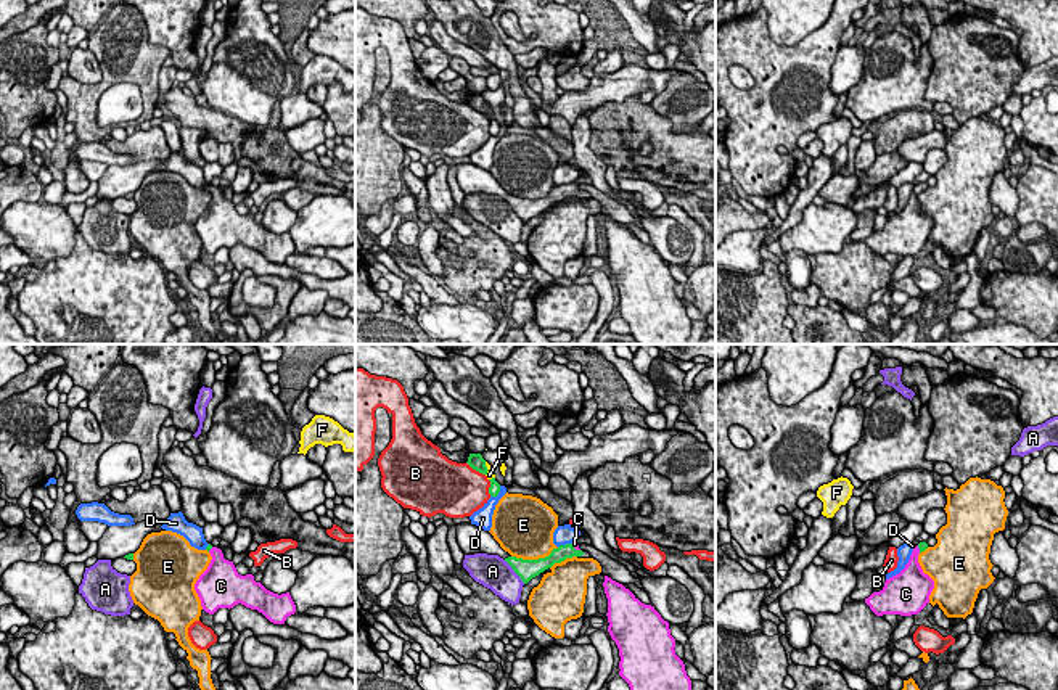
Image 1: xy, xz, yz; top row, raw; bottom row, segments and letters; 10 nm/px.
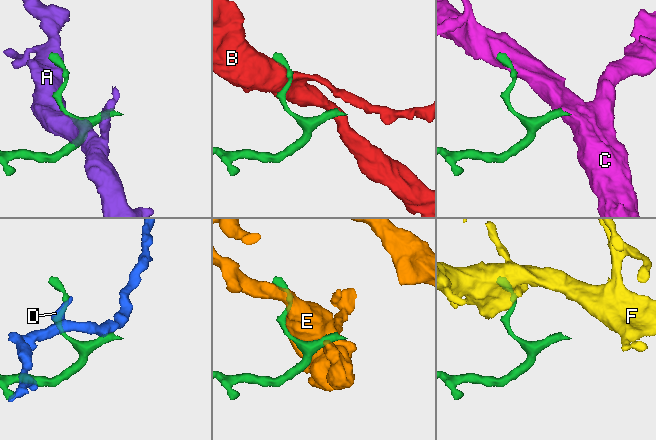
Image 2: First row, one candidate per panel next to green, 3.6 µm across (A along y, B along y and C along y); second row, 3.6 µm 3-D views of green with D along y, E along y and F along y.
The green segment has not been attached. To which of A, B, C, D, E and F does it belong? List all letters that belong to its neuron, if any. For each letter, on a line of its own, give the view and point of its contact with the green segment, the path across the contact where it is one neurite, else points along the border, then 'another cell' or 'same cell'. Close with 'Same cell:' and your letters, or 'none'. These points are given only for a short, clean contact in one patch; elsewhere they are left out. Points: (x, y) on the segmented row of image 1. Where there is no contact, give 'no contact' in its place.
A: meets green in xz at (513, 570); another cell
B: meets green in xz at (476, 470); another cell
C: meets green in xz at (574, 549); runs through xz (563, 552), (574, 549), (574, 544); same cell
D: meets green in xz at (499, 491); another cell
E: meets green in xz at (534, 560); another cell
F: meets green in xz at (486, 468); border along xz (484, 462), (486, 475); another cell
Same cell: C

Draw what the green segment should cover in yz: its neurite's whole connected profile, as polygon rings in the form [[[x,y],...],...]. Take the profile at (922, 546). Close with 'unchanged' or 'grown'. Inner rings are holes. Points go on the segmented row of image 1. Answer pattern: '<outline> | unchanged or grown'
[[[920,542],[913,547],[905,568],[899,574],[886,579],[884,587],[880,592],[873,592],[865,598],[865,603],[876,616],[912,616],[918,614],[929,603],[934,581],[923,573],[918,563],[918,555],[926,548],[926,542]]] | grown

